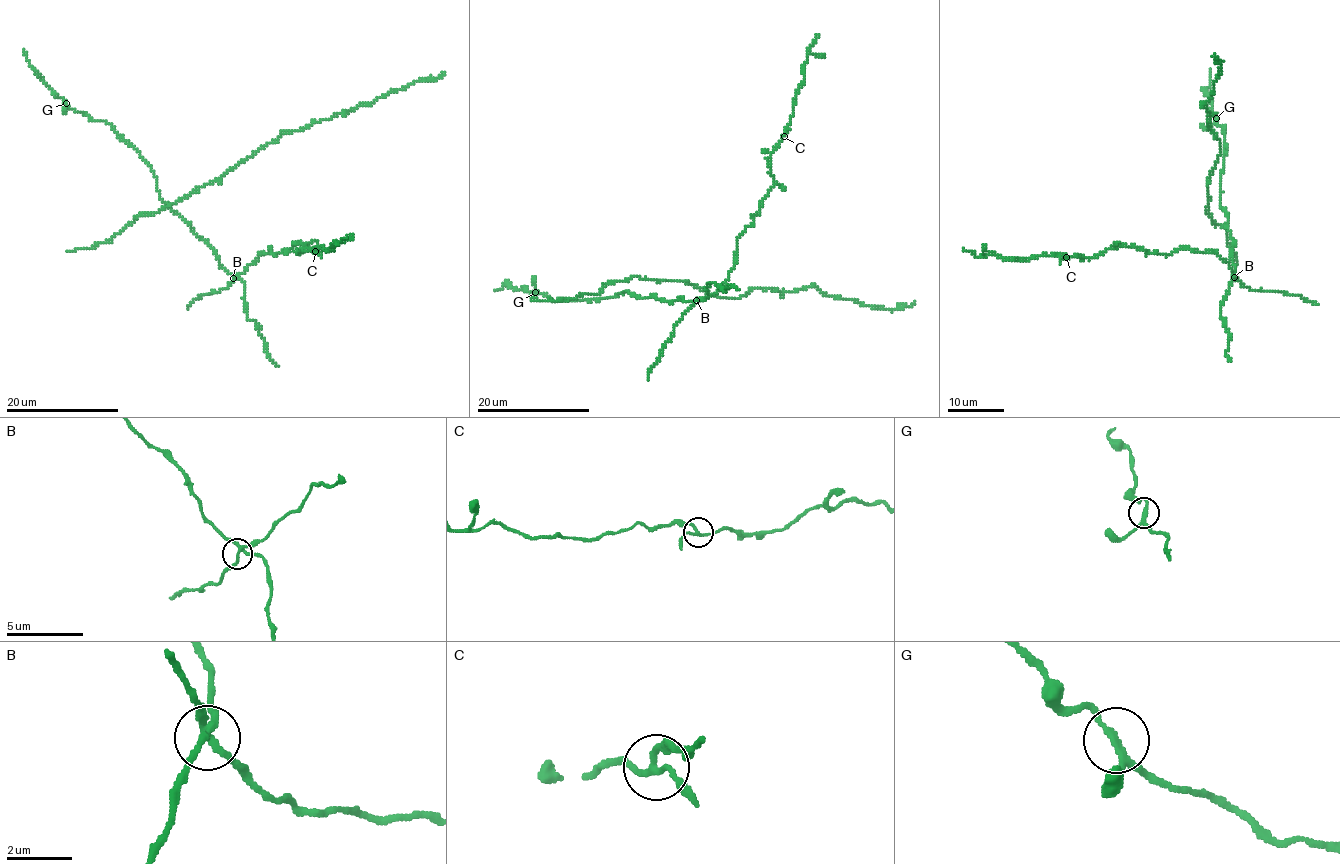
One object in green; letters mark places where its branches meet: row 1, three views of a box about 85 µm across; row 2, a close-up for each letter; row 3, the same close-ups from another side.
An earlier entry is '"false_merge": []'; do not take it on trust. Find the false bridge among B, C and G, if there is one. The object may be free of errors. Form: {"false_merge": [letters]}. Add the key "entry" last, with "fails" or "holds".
{"false_merge": [], "entry": "holds"}

